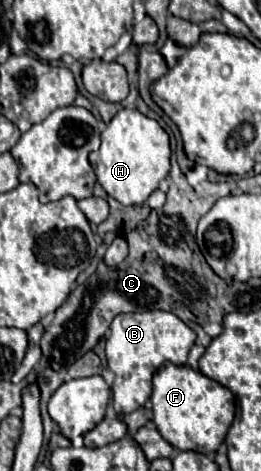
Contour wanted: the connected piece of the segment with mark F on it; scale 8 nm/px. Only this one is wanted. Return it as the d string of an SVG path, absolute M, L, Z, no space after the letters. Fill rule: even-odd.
M164 363L154 373L150 401L154 405L152 421L172 447L180 451L200 451L206 455L216 453L224 443L236 413L236 399L226 387L204 377L200 371L186 365L176 367L172 363Z

